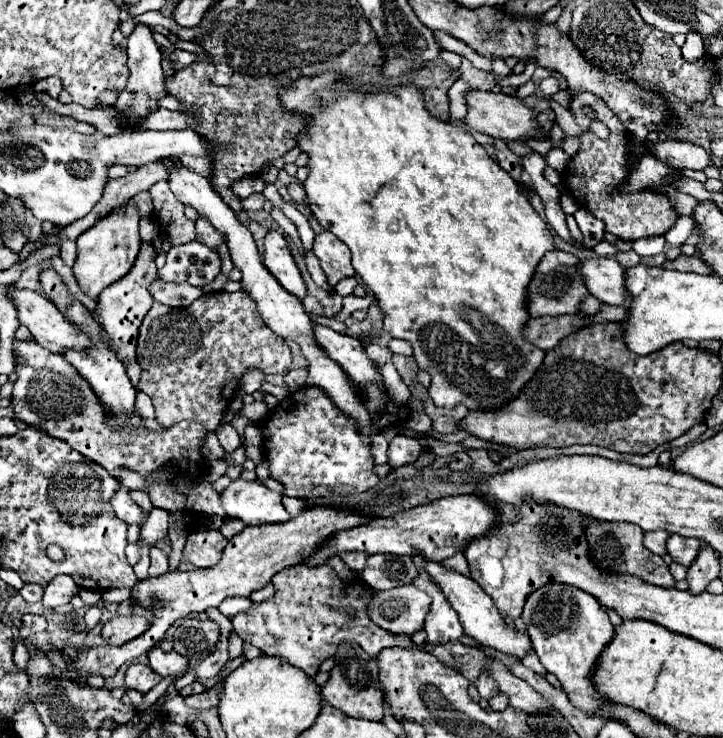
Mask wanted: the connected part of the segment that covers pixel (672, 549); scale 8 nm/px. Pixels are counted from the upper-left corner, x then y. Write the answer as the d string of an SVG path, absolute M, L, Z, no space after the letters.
M670 534L668 542L666 542L666 548L668 548L668 554L672 556L674 562L682 564L682 566L690 566L698 554L698 548L700 548L700 540L696 538L682 538L682 536L676 536L676 534Z

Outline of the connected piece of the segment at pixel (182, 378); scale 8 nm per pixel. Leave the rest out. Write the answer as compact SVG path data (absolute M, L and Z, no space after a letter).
M240 290L234 294L208 292L202 298L194 300L188 308L168 308L160 302L154 302L140 326L138 344L136 344L136 360L142 368L136 390L152 398L158 424L168 428L182 420L196 420L212 432L216 430L222 418L222 412L228 408L232 396L238 390L238 382L248 368L258 368L264 374L278 374L278 372L288 370L292 356L290 356L290 346L286 344L286 340L274 334L264 324L252 296Z

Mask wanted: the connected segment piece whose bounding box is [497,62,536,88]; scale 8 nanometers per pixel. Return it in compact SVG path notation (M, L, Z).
M526 62L526 70L524 70L521 74L512 74L511 76L507 76L504 78L499 78L497 83L501 87L516 87L519 88L522 86L522 84L526 84L530 78L532 78L532 75L534 74L534 71L536 70L536 66L534 66L534 62Z

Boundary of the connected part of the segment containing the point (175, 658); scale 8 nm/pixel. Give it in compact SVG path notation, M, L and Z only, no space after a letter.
M152 648L148 650L148 662L152 666L154 672L158 672L162 678L182 672L188 666L188 660L184 656L180 656L178 652L162 652L160 648Z

